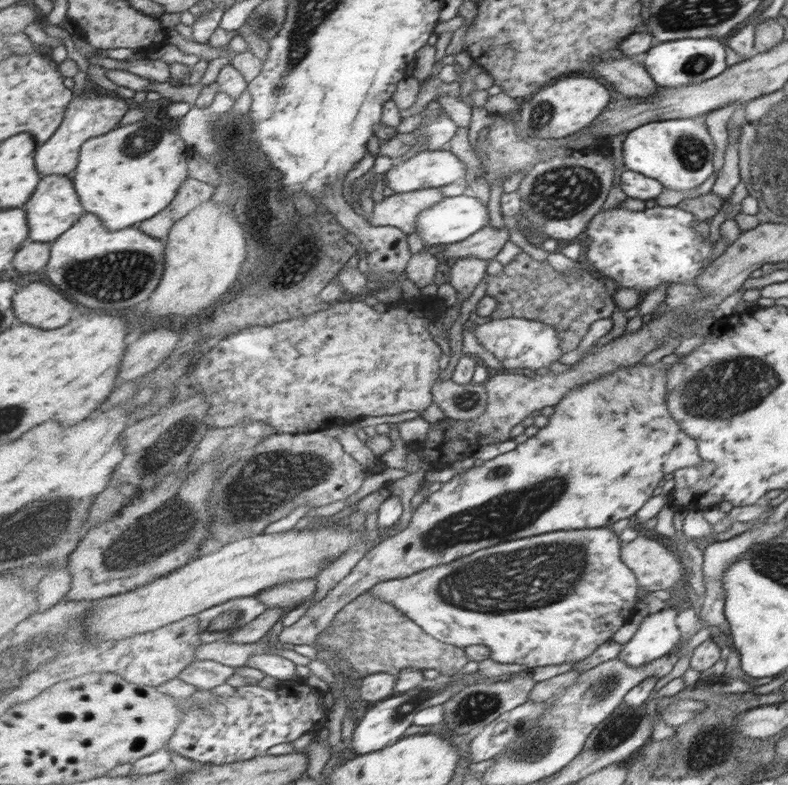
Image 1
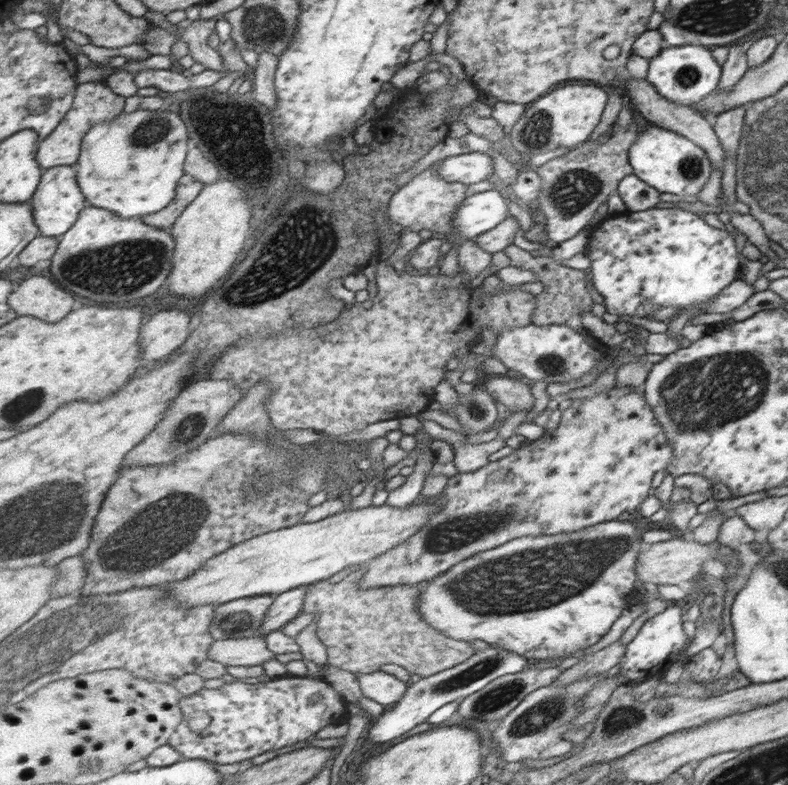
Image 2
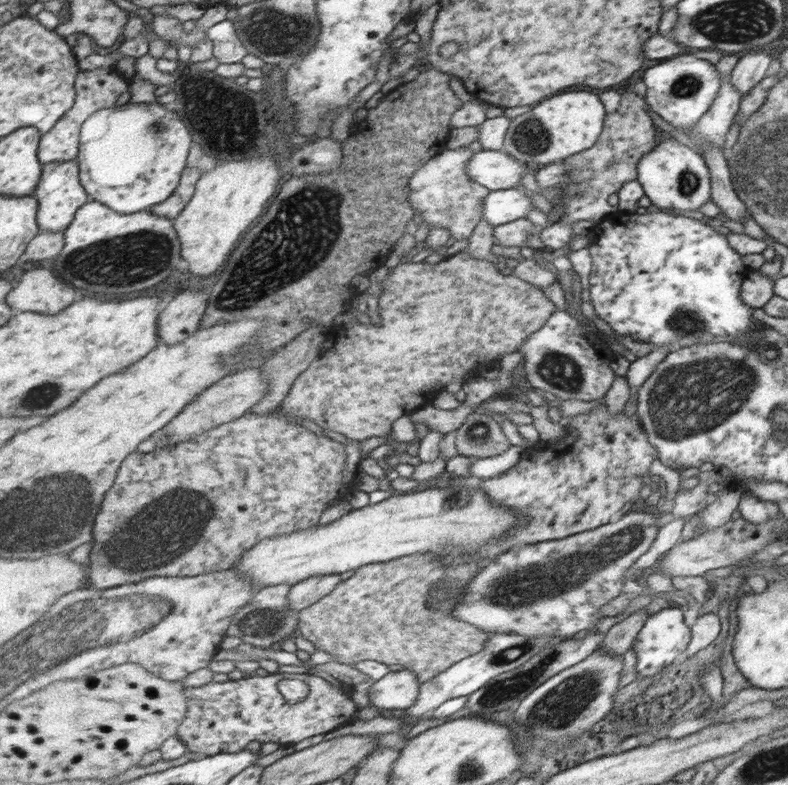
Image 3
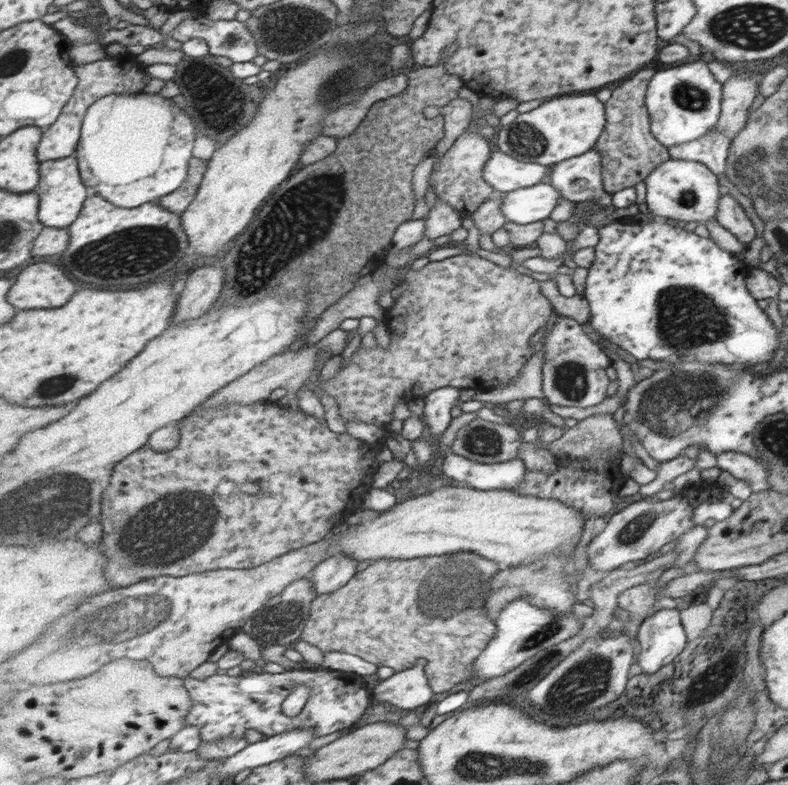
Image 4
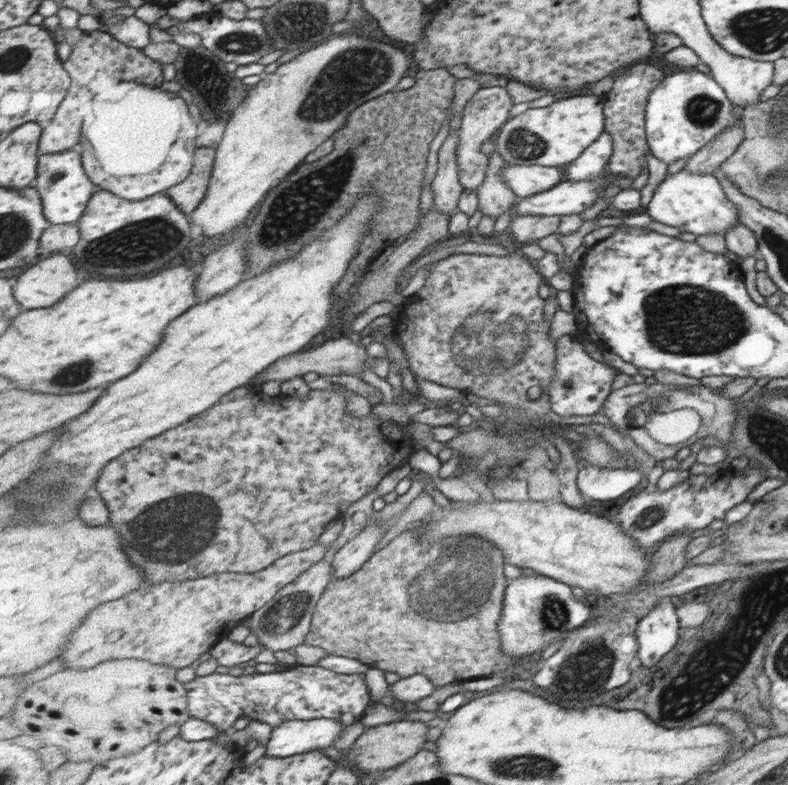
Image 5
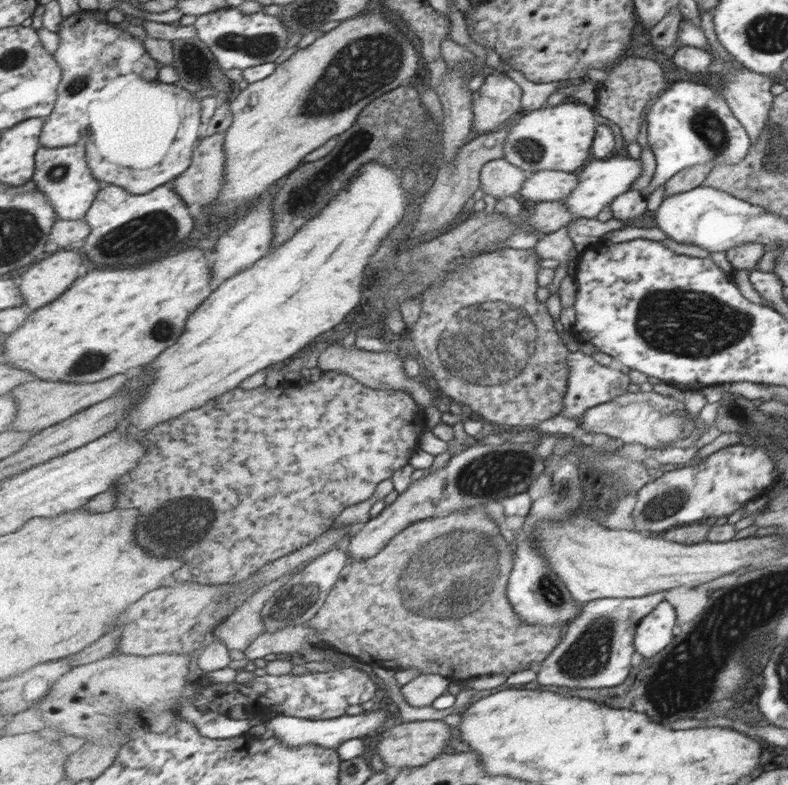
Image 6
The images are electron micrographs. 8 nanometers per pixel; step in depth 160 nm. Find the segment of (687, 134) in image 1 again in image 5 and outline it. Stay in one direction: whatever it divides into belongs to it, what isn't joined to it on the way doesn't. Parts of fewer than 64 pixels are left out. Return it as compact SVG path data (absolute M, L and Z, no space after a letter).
M686 170L667 175L659 182L646 205L646 213L655 222L679 229L680 233L694 234L696 237L702 234L725 235L738 222L737 207L725 196L716 177L713 174Z

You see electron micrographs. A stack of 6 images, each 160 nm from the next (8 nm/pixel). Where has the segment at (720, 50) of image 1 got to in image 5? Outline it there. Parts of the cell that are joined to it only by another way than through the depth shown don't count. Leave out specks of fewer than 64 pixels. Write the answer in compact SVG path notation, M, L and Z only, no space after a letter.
M683 71L663 77L663 81L657 83L657 88L649 93L644 108L644 135L649 150L667 166L676 160L695 155L734 122L732 107L725 98L724 88L713 82L713 78L707 74Z

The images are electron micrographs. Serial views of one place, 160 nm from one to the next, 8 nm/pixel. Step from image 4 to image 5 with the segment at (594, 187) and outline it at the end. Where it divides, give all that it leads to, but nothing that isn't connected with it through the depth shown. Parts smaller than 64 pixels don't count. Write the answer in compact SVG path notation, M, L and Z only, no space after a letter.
M605 130L604 134L585 149L579 159L565 168L565 180L582 181L596 179L608 169L614 153L614 140L612 134Z

